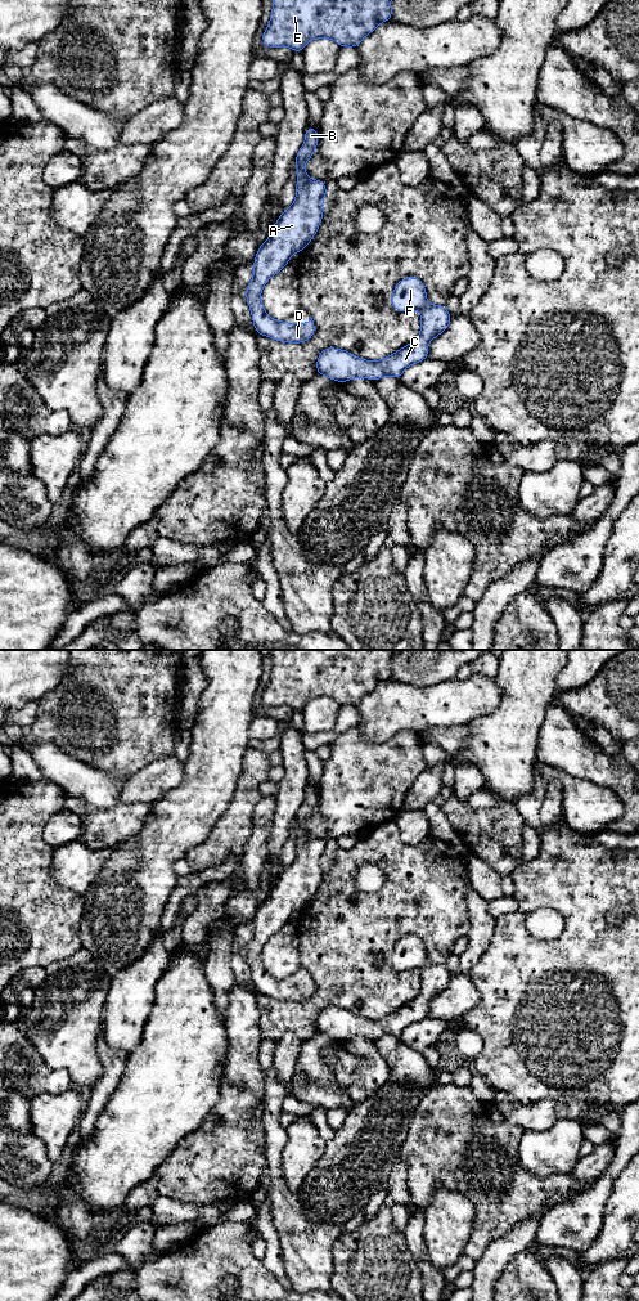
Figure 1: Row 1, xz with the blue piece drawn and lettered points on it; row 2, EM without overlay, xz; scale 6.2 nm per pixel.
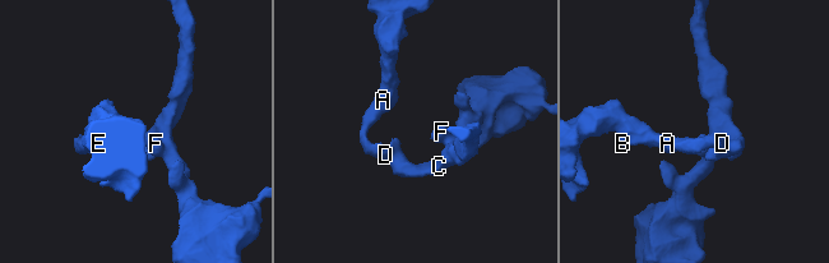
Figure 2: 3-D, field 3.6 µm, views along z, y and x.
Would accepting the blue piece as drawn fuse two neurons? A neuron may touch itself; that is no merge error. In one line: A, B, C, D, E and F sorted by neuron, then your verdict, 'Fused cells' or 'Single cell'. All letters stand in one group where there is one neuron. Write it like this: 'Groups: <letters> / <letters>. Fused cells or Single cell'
Groups: A B C D E F. Single cell

